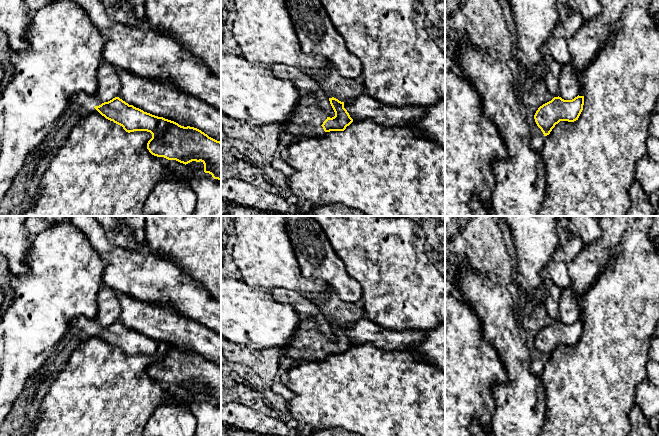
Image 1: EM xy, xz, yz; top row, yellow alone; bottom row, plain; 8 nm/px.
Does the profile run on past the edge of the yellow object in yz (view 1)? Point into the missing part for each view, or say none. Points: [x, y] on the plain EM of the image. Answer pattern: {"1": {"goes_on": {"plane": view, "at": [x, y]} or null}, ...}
{"1": {"goes_on": null}}

